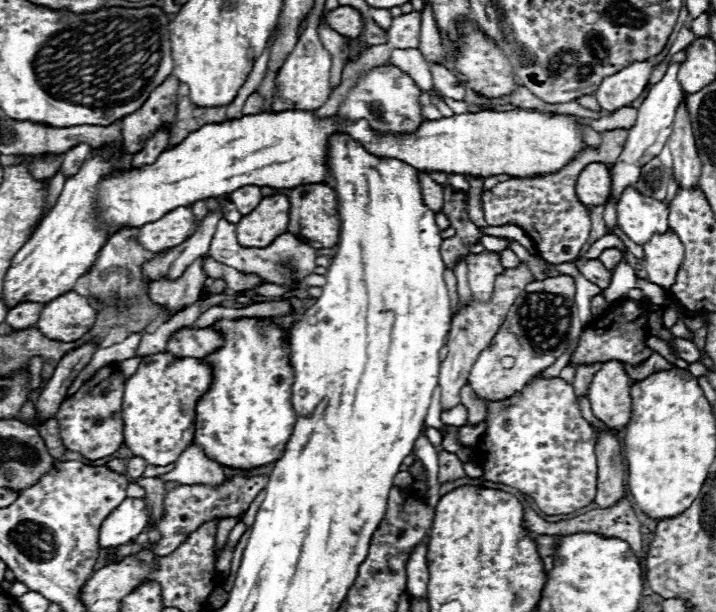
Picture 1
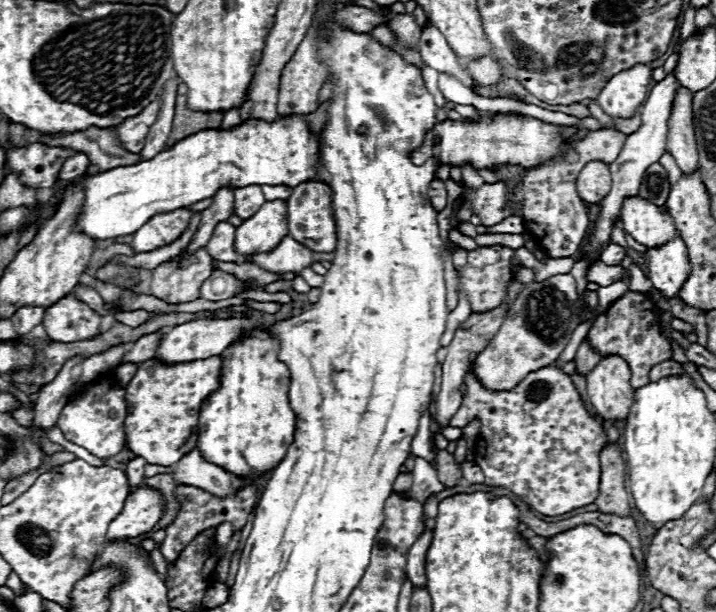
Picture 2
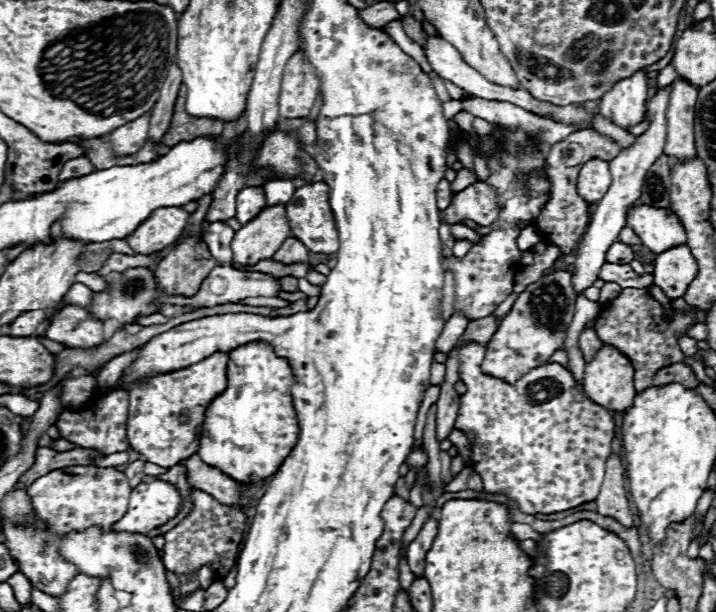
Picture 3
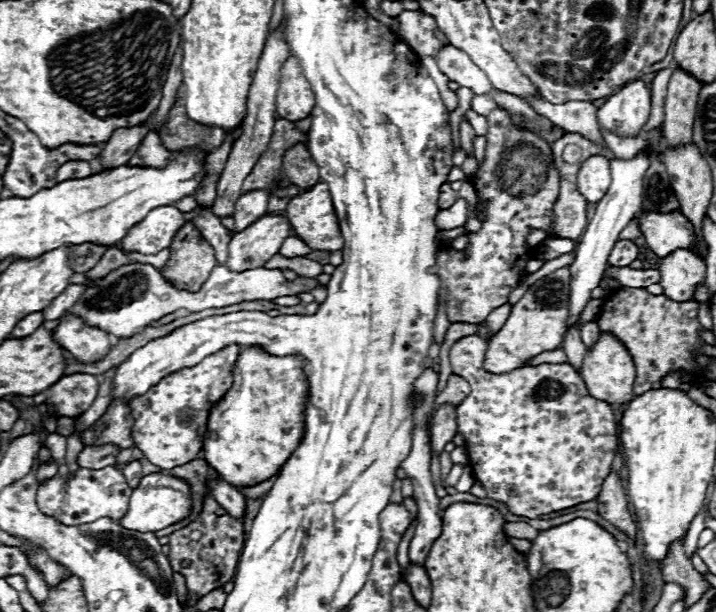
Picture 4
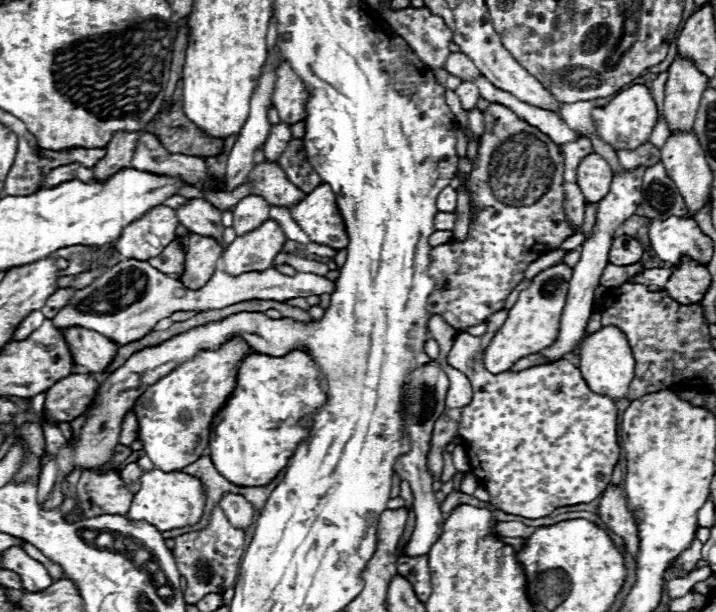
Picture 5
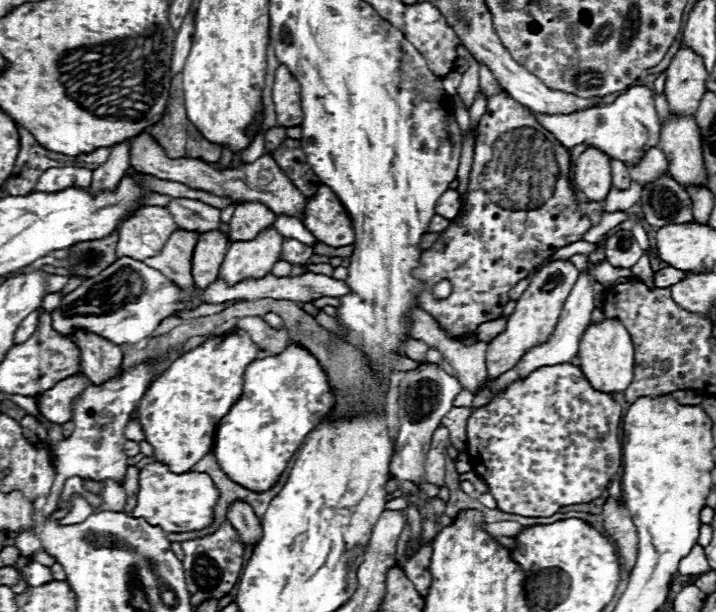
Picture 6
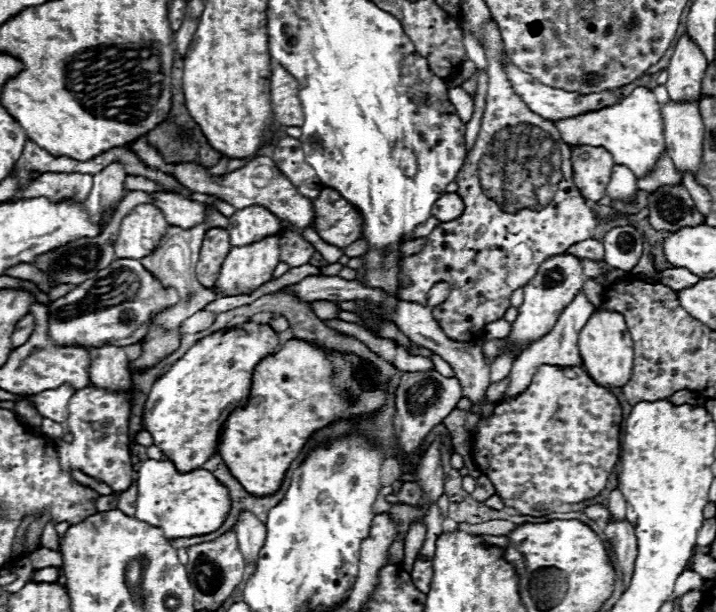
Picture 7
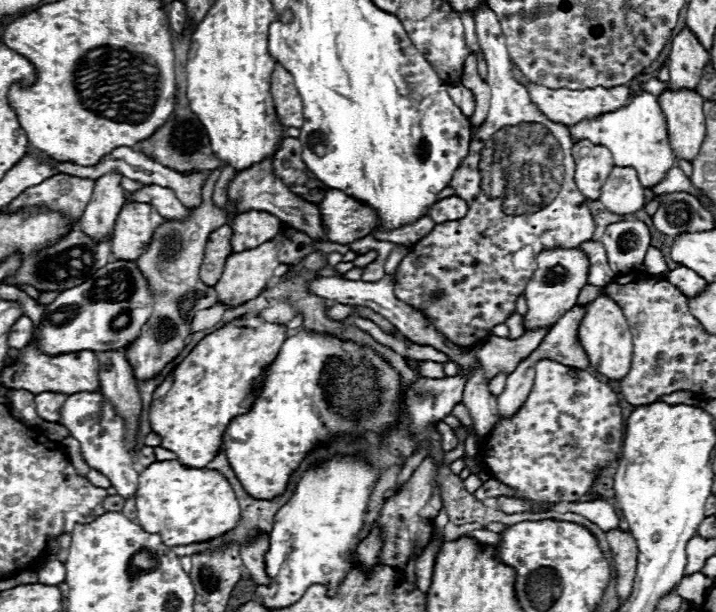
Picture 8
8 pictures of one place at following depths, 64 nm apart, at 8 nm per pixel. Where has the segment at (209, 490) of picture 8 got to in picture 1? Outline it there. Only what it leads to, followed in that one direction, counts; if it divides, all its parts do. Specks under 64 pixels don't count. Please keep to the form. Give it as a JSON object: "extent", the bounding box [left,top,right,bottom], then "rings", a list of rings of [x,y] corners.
{"extent":[100,498,150,546],"rings":[[[126,498],[102,524],[100,546],[120,546],[134,540],[150,520],[148,506],[142,498]]]}

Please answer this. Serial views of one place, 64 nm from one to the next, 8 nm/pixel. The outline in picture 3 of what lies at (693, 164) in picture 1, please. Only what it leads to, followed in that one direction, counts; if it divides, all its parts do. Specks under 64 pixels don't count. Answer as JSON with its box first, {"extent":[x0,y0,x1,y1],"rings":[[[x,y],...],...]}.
{"extent":[664,78,698,158],"rings":[[[676,78],[670,92],[666,112],[666,148],[664,154],[676,158],[690,158],[696,154],[694,144],[694,106],[698,88],[684,78]]]}

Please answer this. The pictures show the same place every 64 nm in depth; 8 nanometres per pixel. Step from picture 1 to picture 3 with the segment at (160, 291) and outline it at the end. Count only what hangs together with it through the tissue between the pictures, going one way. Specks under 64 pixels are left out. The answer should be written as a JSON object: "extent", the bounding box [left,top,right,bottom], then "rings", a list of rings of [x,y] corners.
{"extent":[154,192,216,296],"rings":[[[212,192],[208,196],[202,196],[198,200],[200,208],[190,214],[188,218],[188,224],[182,232],[182,236],[178,238],[174,250],[158,262],[158,268],[154,270],[156,274],[156,282],[158,282],[158,288],[160,290],[166,290],[168,294],[184,294],[184,296],[194,296],[198,290],[200,290],[200,284],[204,282],[204,278],[210,274],[210,270],[216,266],[216,260],[212,258],[212,254],[208,252],[208,246],[204,244],[204,240],[200,238],[200,222],[202,218],[206,216],[206,210],[210,208],[212,204]]]}

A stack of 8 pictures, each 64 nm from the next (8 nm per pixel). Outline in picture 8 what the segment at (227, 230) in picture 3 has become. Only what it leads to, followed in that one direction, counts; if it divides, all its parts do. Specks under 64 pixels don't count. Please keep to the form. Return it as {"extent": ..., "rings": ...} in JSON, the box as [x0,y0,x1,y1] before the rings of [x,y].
{"extent":[126,184,188,218],"rings":[[[150,184],[150,186],[142,186],[140,190],[128,192],[126,200],[134,200],[134,202],[146,202],[152,204],[156,208],[156,212],[160,212],[162,218],[186,218],[188,216],[188,208],[182,206],[182,202],[174,196],[174,192],[170,188],[162,188],[158,184]]]}

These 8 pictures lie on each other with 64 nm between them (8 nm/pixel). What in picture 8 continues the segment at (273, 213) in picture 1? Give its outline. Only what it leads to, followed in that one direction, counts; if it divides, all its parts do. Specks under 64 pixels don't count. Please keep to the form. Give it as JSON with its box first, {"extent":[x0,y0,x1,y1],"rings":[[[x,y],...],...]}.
{"extent":[214,242,278,306],"rings":[[[264,242],[258,248],[252,250],[244,250],[244,252],[234,252],[224,266],[222,278],[220,282],[214,286],[216,294],[218,294],[218,302],[224,302],[228,306],[240,306],[248,300],[254,300],[260,296],[260,292],[270,284],[270,280],[274,278],[274,268],[278,266],[276,260],[276,242]]]}

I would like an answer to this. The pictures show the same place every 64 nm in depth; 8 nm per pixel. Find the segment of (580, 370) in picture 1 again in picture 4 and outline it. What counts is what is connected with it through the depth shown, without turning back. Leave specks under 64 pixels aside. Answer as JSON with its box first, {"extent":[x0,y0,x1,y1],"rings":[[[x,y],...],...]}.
{"extent":[580,320,600,348],"rings":[[[596,320],[586,322],[586,324],[580,328],[580,336],[582,336],[584,346],[586,346],[586,348],[590,348],[590,346],[592,346],[592,344],[598,340],[598,336],[600,336],[600,328],[598,328]]]}

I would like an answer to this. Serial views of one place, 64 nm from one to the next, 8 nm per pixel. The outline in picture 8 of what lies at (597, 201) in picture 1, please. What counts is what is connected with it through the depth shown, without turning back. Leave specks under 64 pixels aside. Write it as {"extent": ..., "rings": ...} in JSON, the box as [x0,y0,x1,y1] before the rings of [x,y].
{"extent":[572,140,614,200],"rings":[[[578,140],[572,148],[572,156],[576,162],[574,180],[578,190],[588,200],[598,200],[602,194],[600,188],[614,168],[612,154],[600,144],[592,144],[590,140]]]}

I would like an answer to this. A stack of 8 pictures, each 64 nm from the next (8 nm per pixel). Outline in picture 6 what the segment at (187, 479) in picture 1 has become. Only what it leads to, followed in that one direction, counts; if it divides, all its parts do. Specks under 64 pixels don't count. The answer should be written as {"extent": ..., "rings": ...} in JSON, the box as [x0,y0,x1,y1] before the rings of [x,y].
{"extent":[228,502,262,550],"rings":[[[234,502],[228,512],[228,520],[236,528],[242,544],[252,550],[256,546],[256,540],[260,540],[262,536],[262,524],[254,510],[246,502]]]}

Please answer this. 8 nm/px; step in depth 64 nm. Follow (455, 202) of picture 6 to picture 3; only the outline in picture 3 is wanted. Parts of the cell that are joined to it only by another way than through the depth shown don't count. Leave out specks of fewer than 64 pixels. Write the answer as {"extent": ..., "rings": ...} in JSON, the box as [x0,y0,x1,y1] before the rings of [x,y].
{"extent":[436,180,452,210],"rings":[[[442,180],[440,184],[438,184],[438,188],[436,188],[436,202],[438,202],[438,208],[440,210],[446,210],[448,206],[450,206],[450,202],[452,202],[452,190],[450,190],[450,182],[448,180]]]}

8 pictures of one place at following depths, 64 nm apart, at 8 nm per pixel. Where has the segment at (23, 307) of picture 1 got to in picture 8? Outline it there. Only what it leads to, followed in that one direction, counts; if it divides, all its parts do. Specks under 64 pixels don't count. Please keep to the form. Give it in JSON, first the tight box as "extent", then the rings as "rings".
{"extent":[8,316,34,350],"rings":[[[22,316],[20,320],[16,320],[16,324],[12,324],[12,328],[8,332],[8,346],[16,348],[16,350],[24,348],[30,342],[32,332],[34,332],[32,320],[28,316]]]}

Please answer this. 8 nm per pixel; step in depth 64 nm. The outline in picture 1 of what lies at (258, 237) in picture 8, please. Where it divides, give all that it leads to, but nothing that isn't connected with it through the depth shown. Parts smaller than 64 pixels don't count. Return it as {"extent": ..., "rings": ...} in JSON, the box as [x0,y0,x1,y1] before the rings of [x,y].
{"extent":[230,186,262,216],"rings":[[[244,186],[244,188],[238,188],[236,192],[230,194],[230,200],[236,204],[238,212],[242,216],[250,214],[262,200],[262,194],[260,194],[260,186]]]}

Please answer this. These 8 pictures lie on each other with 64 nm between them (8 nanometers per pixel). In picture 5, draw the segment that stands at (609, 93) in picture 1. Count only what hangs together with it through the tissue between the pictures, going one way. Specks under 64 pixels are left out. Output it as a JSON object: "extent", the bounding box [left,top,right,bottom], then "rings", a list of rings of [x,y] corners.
{"extent":[592,84,656,150],"rings":[[[632,84],[622,88],[606,106],[592,110],[592,120],[596,134],[612,146],[612,150],[634,150],[646,142],[650,142],[650,134],[656,126],[656,104],[654,98],[644,84]]]}

